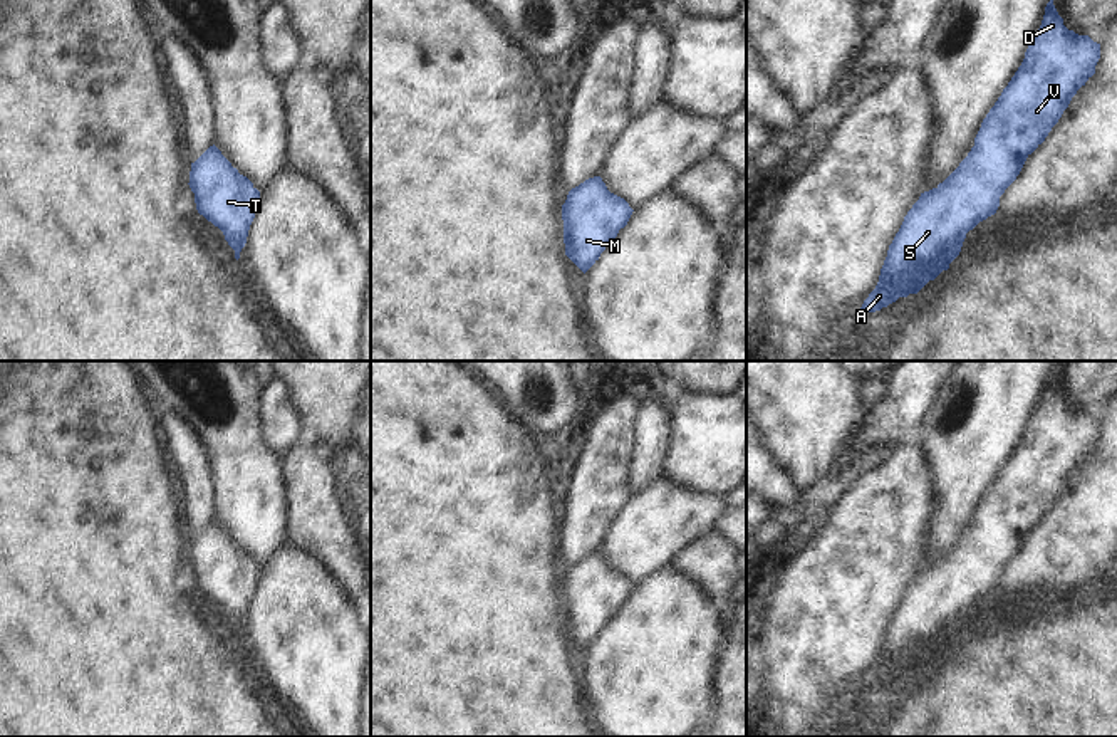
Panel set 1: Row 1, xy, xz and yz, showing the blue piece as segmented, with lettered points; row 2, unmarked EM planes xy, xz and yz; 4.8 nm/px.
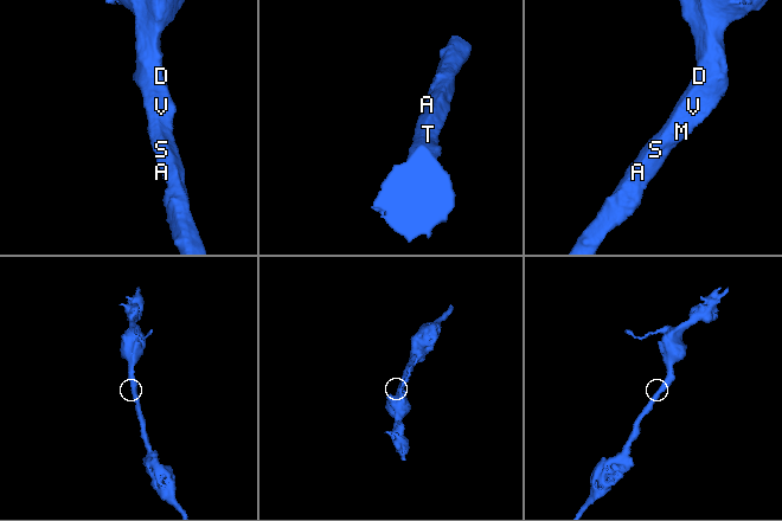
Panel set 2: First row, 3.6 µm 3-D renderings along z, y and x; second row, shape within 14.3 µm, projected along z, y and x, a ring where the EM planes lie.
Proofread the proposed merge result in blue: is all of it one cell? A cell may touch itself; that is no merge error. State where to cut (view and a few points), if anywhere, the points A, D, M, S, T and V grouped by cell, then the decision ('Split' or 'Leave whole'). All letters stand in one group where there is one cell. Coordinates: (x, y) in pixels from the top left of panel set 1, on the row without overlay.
No split. Groups: A D M S T V. Leave whole

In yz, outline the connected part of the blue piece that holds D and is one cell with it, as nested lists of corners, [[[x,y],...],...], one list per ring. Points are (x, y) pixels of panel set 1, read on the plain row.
[[[1058,361],[1047,379],[1042,401],[1030,418],[1021,442],[983,495],[968,532],[943,559],[921,569],[904,593],[889,621],[879,658],[860,687],[875,688],[899,673],[917,670],[929,656],[949,645],[961,628],[966,609],[996,589],[1000,572],[1016,556],[1026,534],[1045,517],[1072,473],[1095,450],[1100,420],[1063,401],[1063,395],[1053,381],[1062,364],[1063,361]]]

